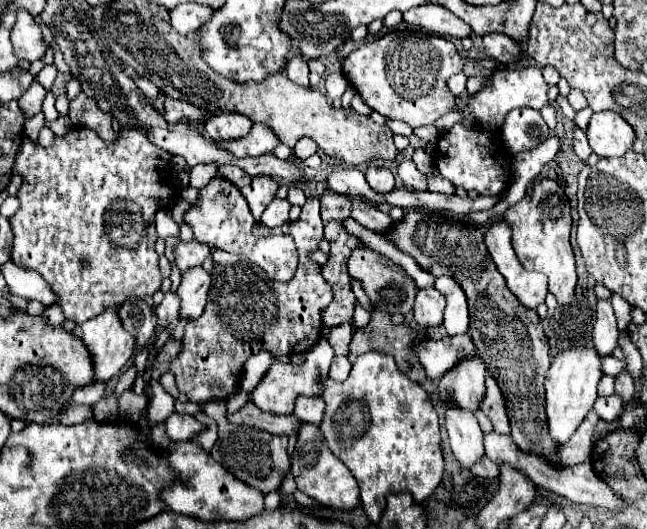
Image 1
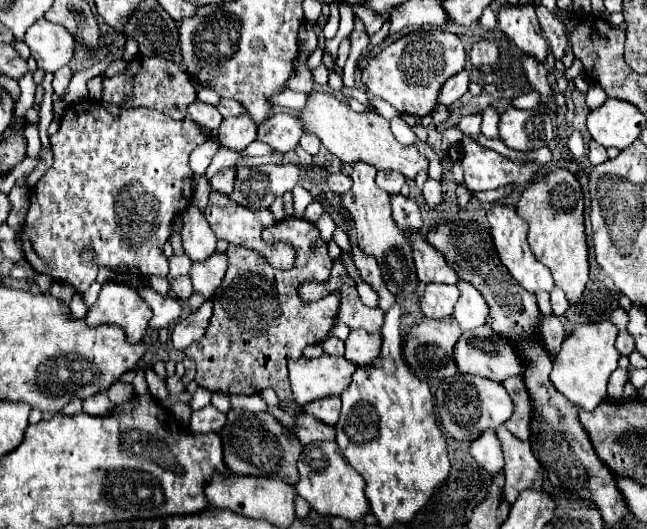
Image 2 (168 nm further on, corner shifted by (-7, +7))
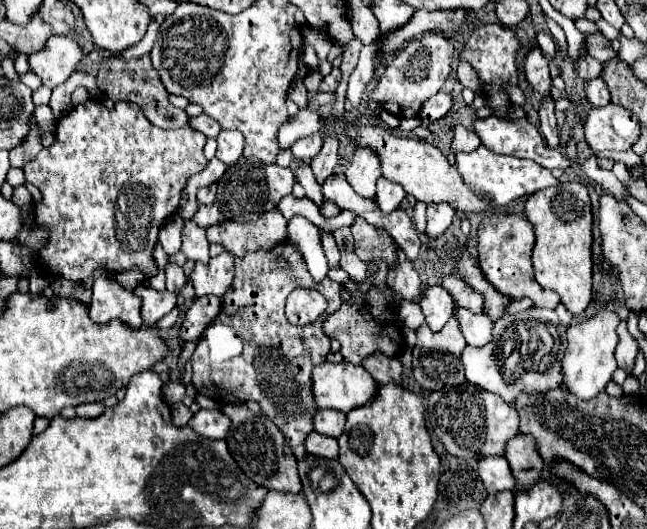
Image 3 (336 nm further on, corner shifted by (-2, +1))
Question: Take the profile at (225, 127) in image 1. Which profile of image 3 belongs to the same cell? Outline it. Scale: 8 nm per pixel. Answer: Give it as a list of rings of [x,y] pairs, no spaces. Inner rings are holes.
[[[221,131],[217,137],[217,159],[233,165],[243,153],[243,135],[239,131]]]

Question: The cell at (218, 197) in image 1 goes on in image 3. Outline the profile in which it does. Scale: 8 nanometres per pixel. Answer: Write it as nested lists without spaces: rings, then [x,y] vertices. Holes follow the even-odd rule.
[[[279,209],[267,211],[253,223],[235,223],[225,221],[207,229],[209,243],[223,245],[225,251],[235,257],[243,257],[245,253],[271,249],[283,241],[287,233],[287,221]]]

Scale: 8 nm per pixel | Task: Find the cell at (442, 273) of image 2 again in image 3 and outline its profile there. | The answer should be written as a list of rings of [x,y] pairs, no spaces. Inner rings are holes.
[[[445,275],[441,283],[453,295],[459,307],[469,309],[471,313],[483,313],[483,297],[475,289],[469,289],[469,285],[463,283],[459,275]]]

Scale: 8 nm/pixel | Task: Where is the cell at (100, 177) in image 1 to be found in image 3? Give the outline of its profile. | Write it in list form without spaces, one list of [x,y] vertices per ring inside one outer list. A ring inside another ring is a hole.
[[[89,99],[61,117],[55,143],[23,167],[27,183],[35,185],[43,195],[41,203],[35,207],[37,225],[47,227],[51,235],[47,247],[39,253],[41,265],[71,281],[91,277],[97,267],[117,267],[117,273],[137,267],[147,277],[157,275],[153,247],[159,227],[177,211],[187,179],[207,167],[203,155],[205,141],[207,137],[189,125],[181,129],[151,125],[143,109],[129,101],[117,101],[113,109],[107,109],[103,103]]]

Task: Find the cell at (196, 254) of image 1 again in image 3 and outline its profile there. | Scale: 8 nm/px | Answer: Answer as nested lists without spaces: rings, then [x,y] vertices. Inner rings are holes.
[[[185,221],[183,231],[181,231],[183,247],[181,251],[187,255],[191,261],[207,263],[209,261],[209,241],[205,237],[205,229],[195,225],[193,221]]]

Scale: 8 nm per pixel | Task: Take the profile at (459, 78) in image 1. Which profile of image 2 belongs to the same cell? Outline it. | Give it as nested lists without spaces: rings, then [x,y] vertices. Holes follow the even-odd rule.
[[[466,69],[452,75],[452,79],[448,79],[440,89],[440,103],[452,105],[456,99],[460,99],[468,91],[468,79],[470,79],[470,73]]]

